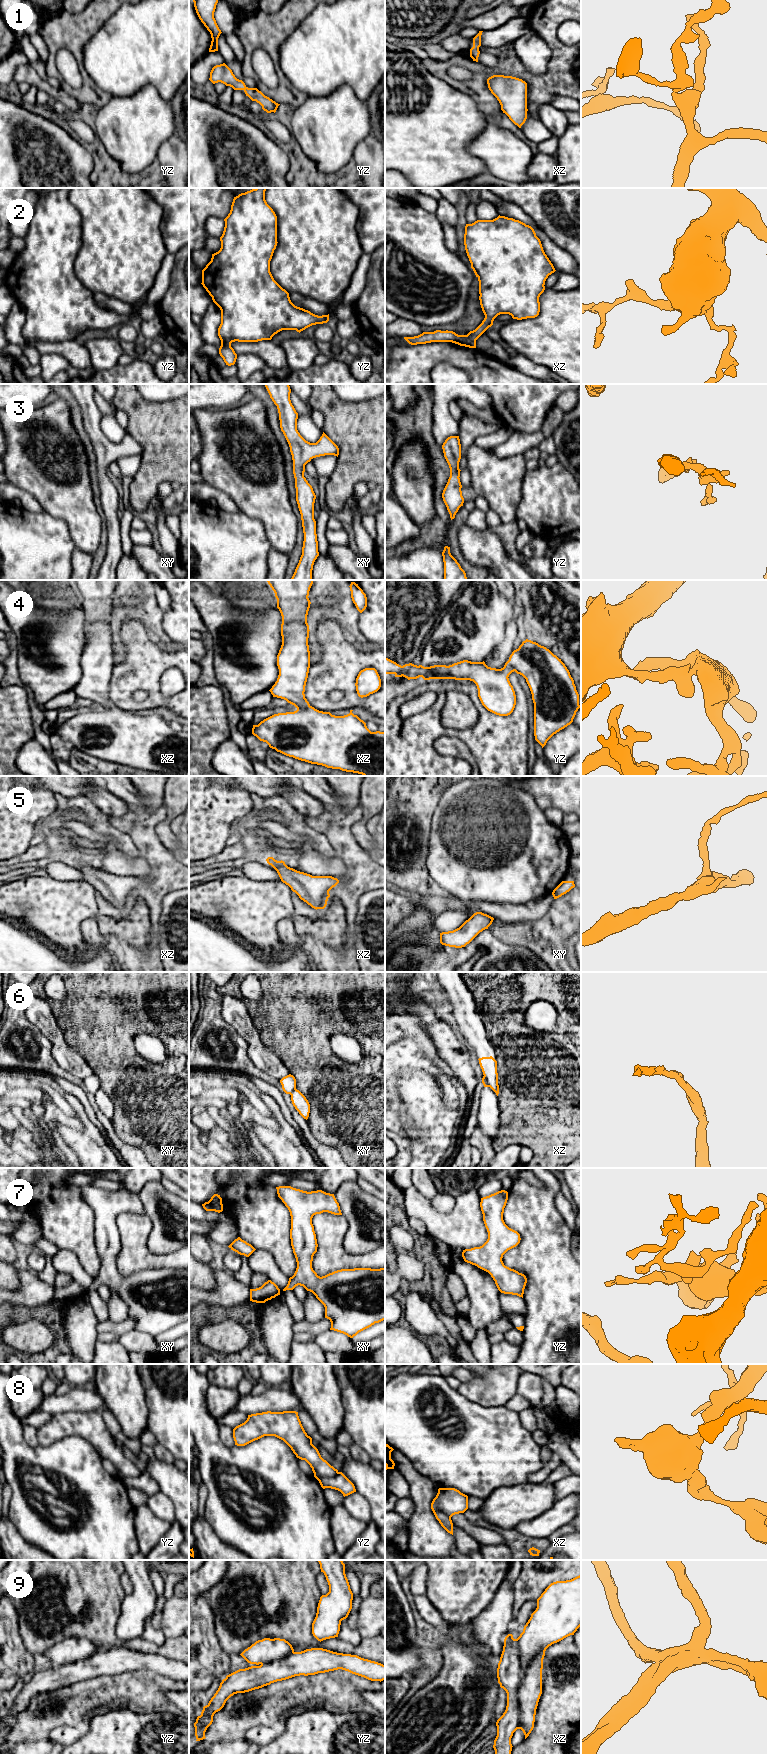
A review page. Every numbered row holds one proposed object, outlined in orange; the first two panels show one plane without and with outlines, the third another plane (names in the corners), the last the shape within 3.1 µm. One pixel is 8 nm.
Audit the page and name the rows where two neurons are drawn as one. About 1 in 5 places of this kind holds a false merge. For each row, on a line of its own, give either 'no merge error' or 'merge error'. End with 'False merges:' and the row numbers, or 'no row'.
1: no merge error
2: no merge error
3: no merge error
4: no merge error
5: no merge error
6: merge error
7: no merge error
8: merge error
9: no merge error
False merges: 6, 8

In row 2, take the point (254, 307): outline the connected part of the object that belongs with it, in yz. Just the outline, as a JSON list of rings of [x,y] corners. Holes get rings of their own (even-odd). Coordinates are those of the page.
[[[255,188],[234,197],[230,213],[224,219],[225,227],[220,237],[221,248],[212,254],[211,261],[202,270],[201,284],[221,310],[221,324],[218,328],[221,340],[219,354],[228,366],[234,365],[237,359],[237,354],[231,347],[232,342],[271,340],[282,330],[296,330],[300,333],[312,325],[329,321],[329,314],[318,316],[295,306],[290,300],[289,293],[274,280],[270,272],[270,261],[278,243],[277,216],[265,200],[266,189]]]

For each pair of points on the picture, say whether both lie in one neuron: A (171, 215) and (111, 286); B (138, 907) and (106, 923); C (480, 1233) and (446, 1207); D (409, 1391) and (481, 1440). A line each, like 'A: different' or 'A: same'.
A: different
B: same
C: different
D: same

